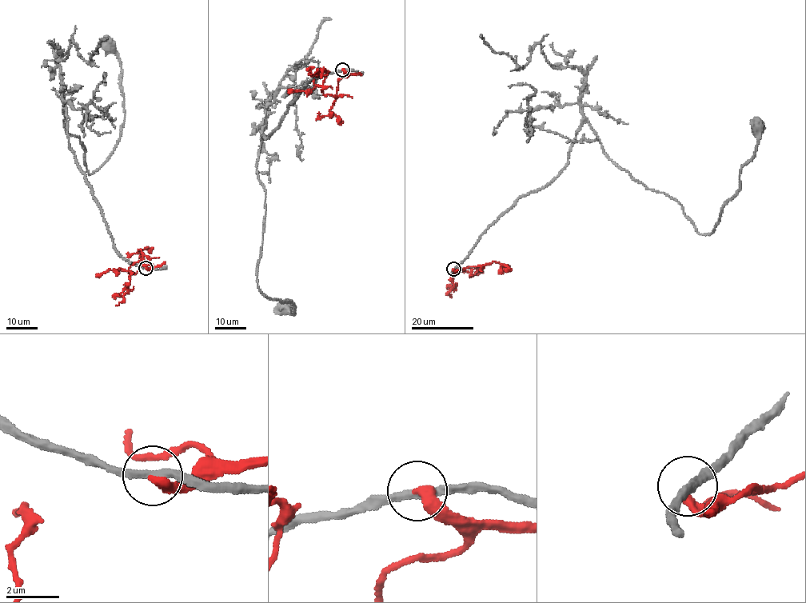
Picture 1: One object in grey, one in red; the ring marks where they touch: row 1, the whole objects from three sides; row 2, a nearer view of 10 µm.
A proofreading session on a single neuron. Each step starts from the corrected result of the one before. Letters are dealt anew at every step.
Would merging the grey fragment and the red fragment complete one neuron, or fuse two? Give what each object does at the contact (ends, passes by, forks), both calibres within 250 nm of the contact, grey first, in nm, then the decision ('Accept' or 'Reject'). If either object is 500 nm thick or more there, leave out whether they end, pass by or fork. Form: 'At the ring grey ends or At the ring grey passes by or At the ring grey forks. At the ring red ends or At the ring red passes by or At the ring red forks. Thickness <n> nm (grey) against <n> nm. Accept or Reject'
At the ring grey passes by. At the ring red ends. Thickness 280 nm (grey) against 380 nm. Reject

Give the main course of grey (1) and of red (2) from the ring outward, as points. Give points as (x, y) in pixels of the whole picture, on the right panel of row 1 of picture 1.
1: (453, 269), (520, 197), (558, 173), (586, 121), (618, 166), (675, 198), (708, 234), (740, 187), (758, 127)
2: (453, 269), (456, 272), (483, 266), (474, 273), (457, 270), (452, 279), (455, 290), (447, 287)

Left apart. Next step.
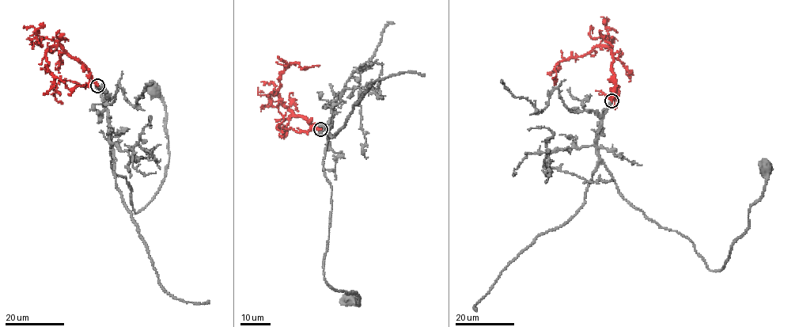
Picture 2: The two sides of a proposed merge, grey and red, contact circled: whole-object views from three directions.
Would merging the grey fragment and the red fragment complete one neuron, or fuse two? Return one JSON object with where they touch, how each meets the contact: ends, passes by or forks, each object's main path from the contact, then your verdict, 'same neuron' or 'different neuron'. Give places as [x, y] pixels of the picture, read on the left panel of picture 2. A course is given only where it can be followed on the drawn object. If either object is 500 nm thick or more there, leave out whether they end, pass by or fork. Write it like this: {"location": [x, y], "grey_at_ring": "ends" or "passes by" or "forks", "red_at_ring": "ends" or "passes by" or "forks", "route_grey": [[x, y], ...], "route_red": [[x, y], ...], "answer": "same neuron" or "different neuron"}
{"location": [97, 85], "grey_at_ring": "ends", "red_at_ring": "ends", "route_grey": [[96, 85], [107, 112], [111, 169], [129, 183], [135, 213], [151, 199], [168, 165], [166, 112], [153, 89]], "route_red": [[96, 85], [83, 64], [58, 46], [49, 48], [46, 52], [47, 70], [60, 78], [71, 89], [85, 85]], "answer": "same neuron"}

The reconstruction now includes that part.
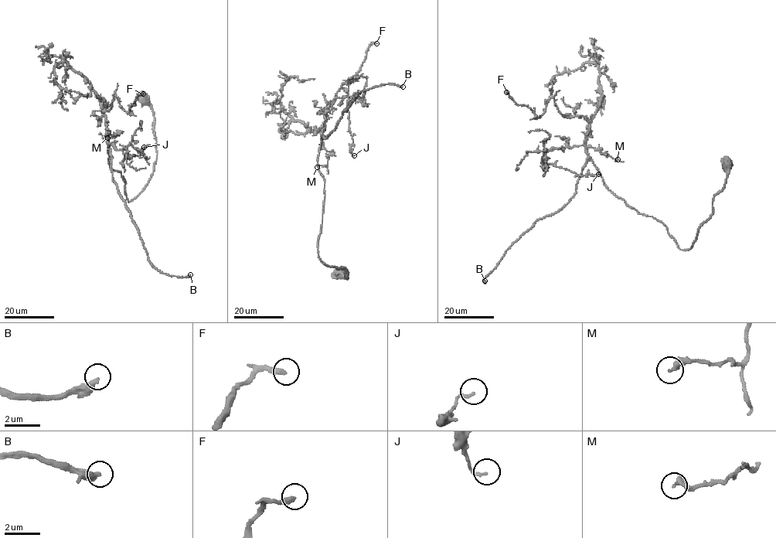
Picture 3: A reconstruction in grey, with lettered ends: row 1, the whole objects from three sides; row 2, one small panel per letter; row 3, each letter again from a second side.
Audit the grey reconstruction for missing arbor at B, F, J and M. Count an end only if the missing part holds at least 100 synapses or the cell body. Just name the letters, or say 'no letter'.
B

